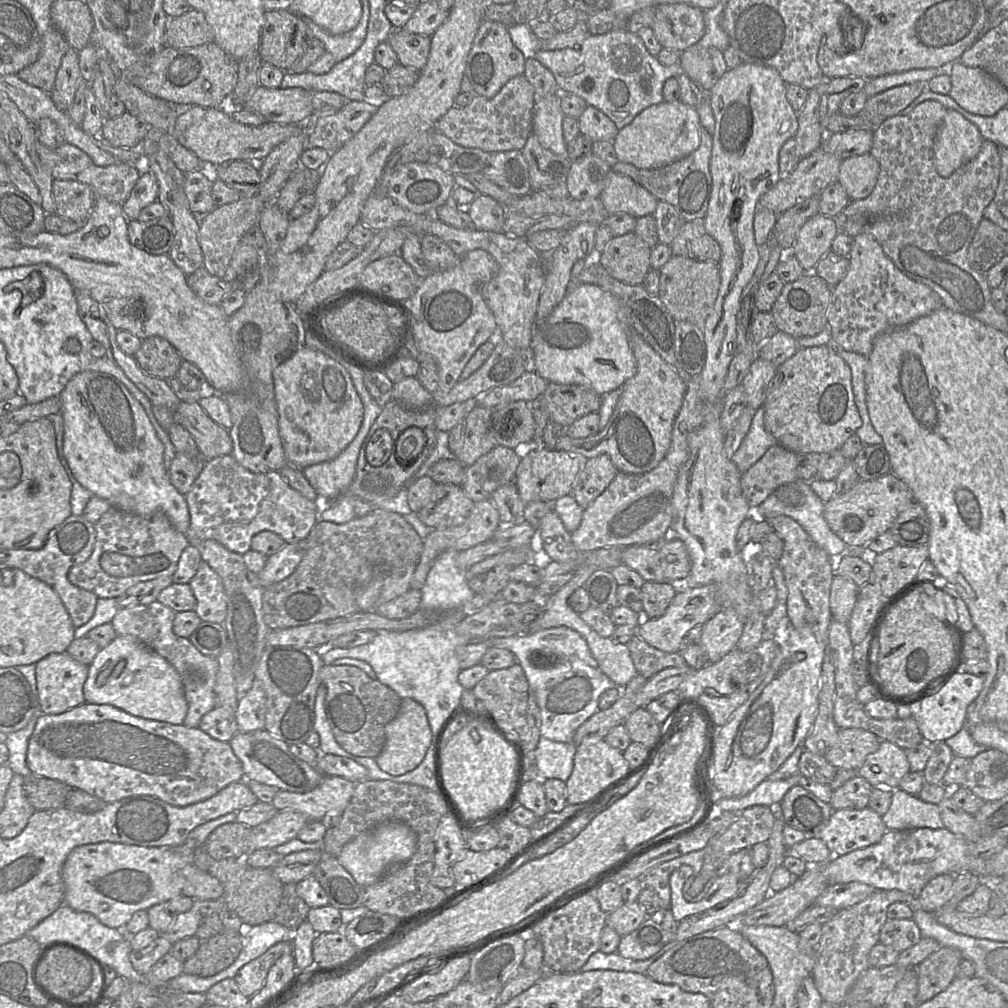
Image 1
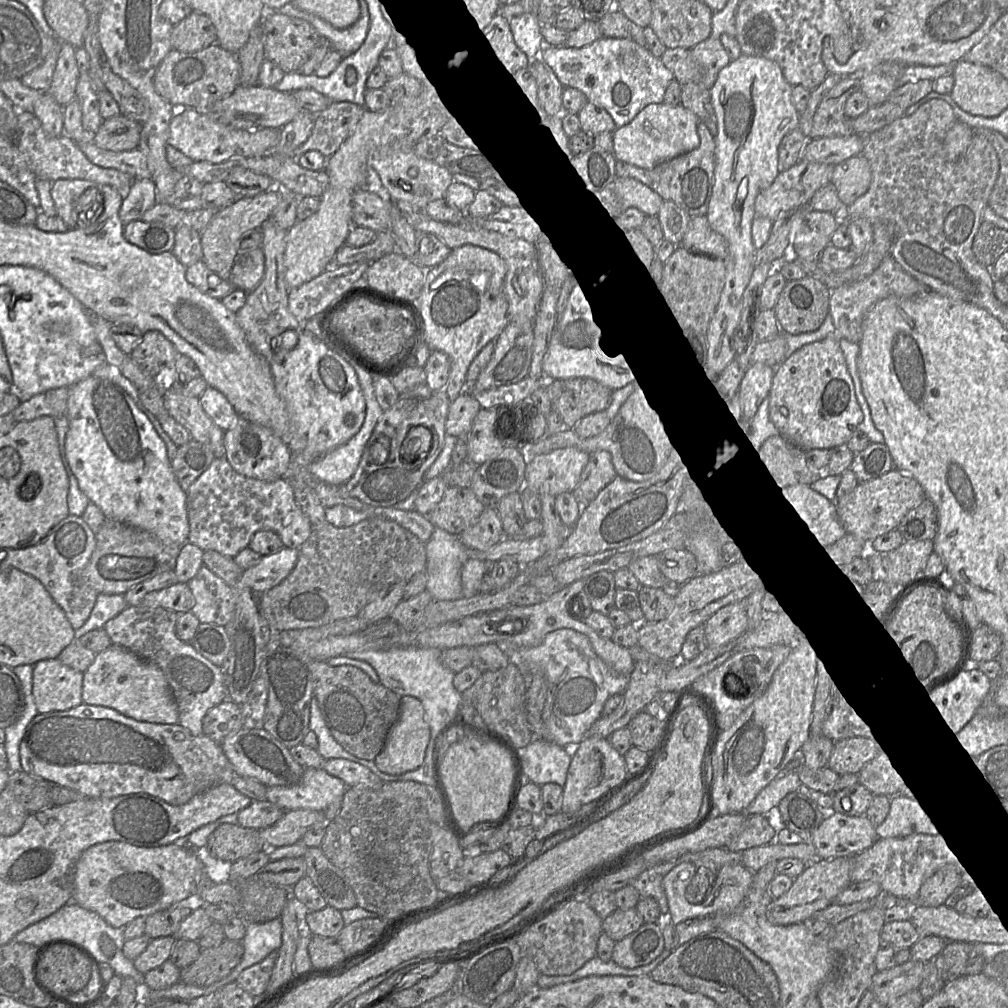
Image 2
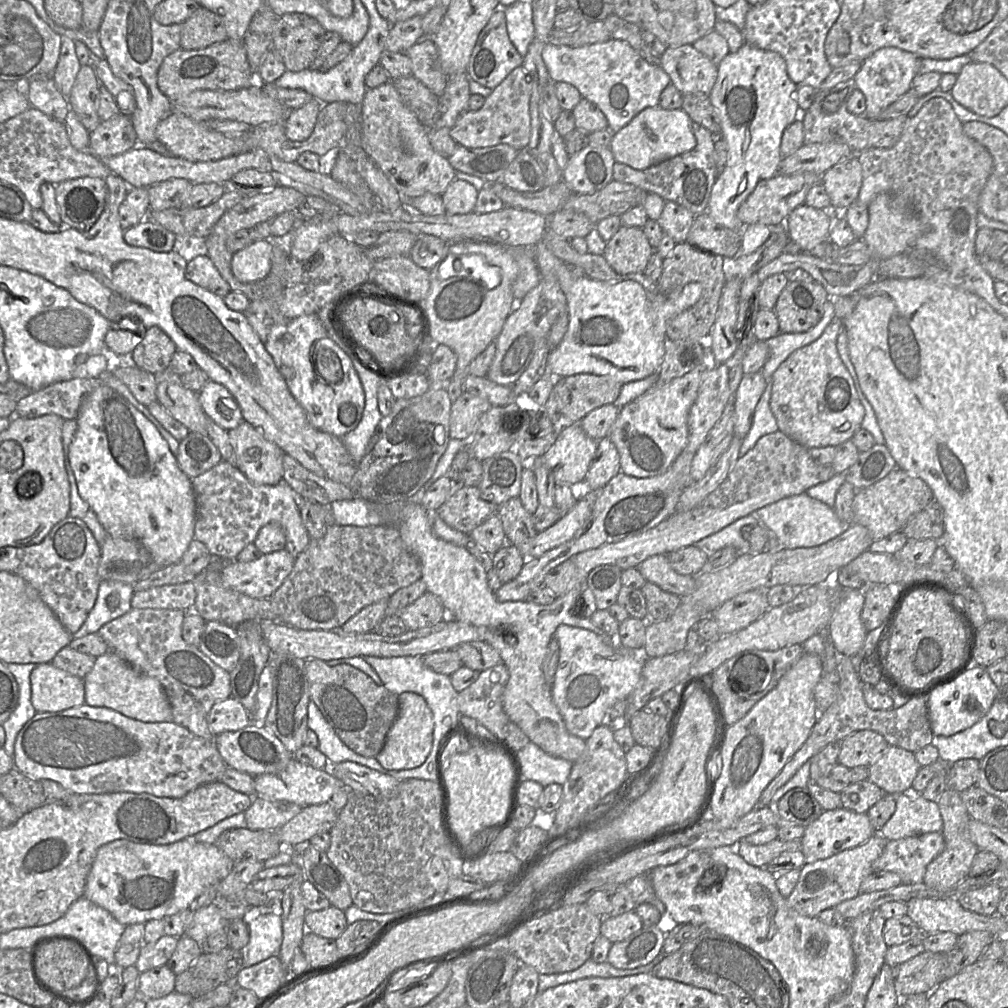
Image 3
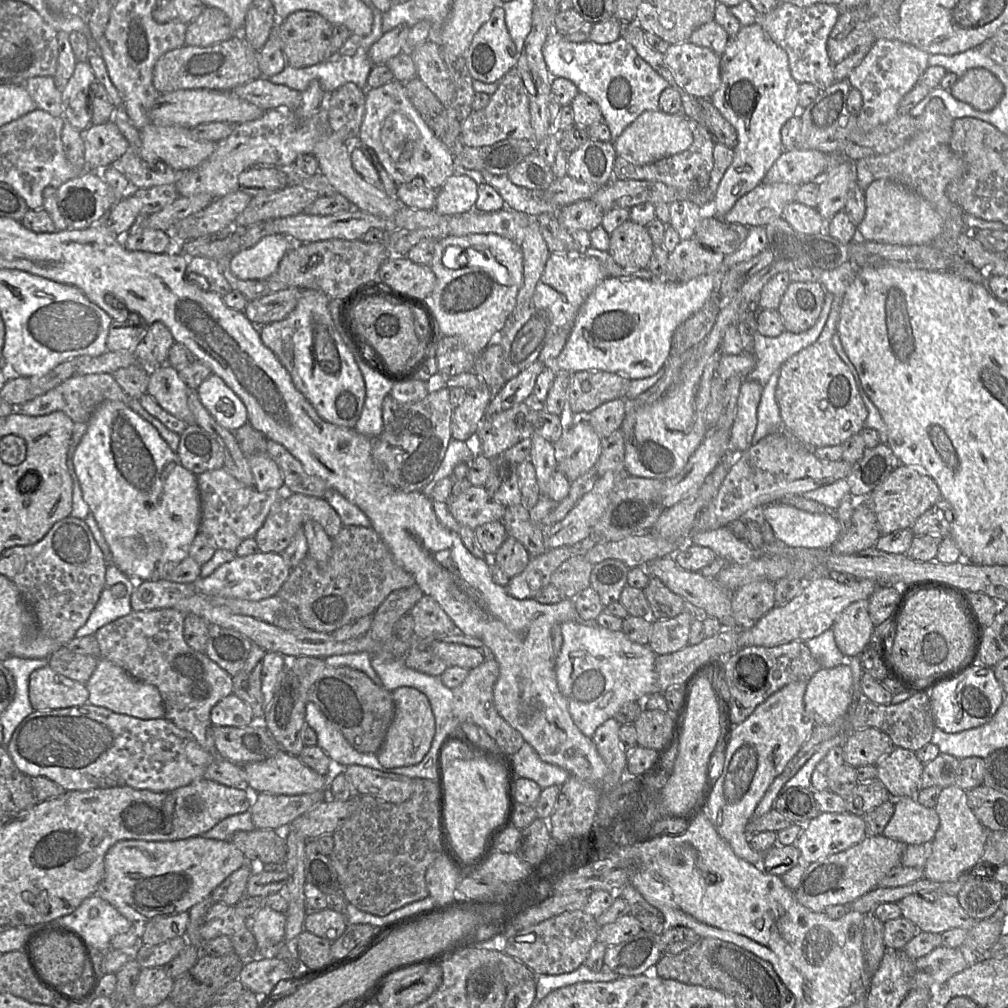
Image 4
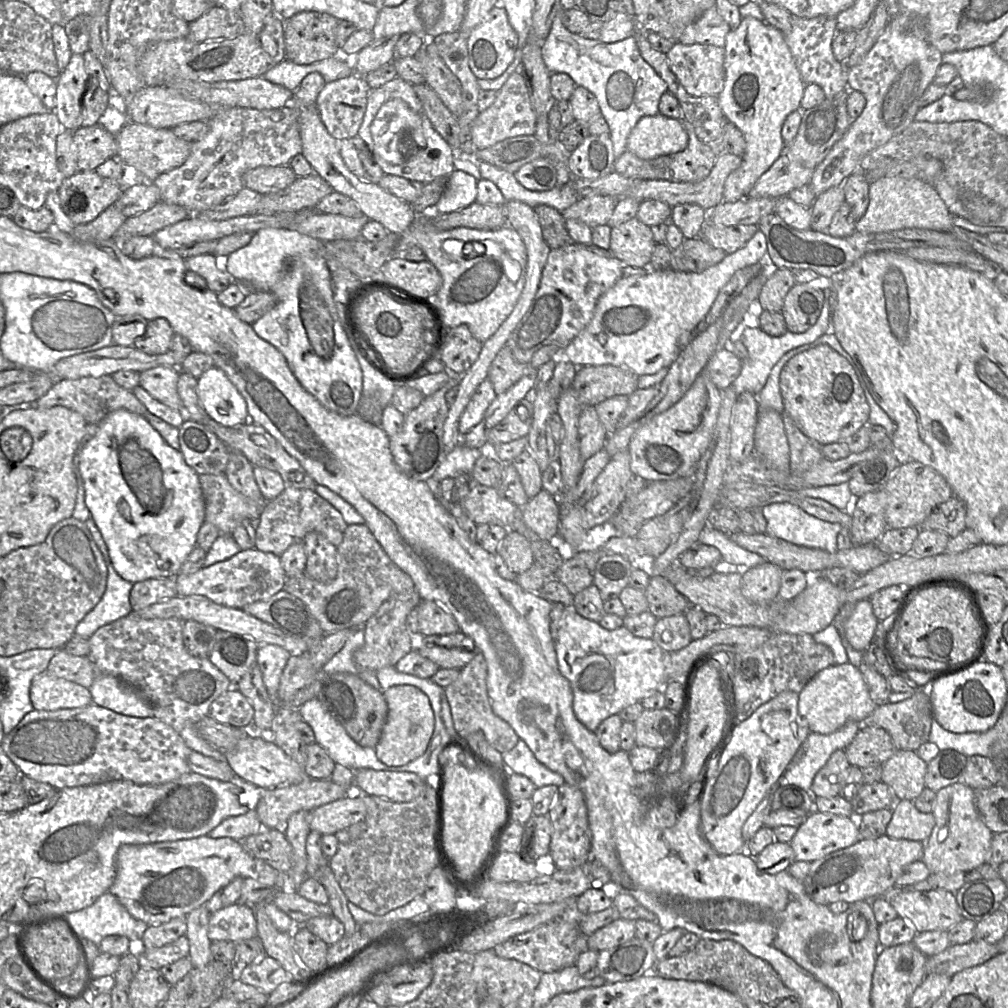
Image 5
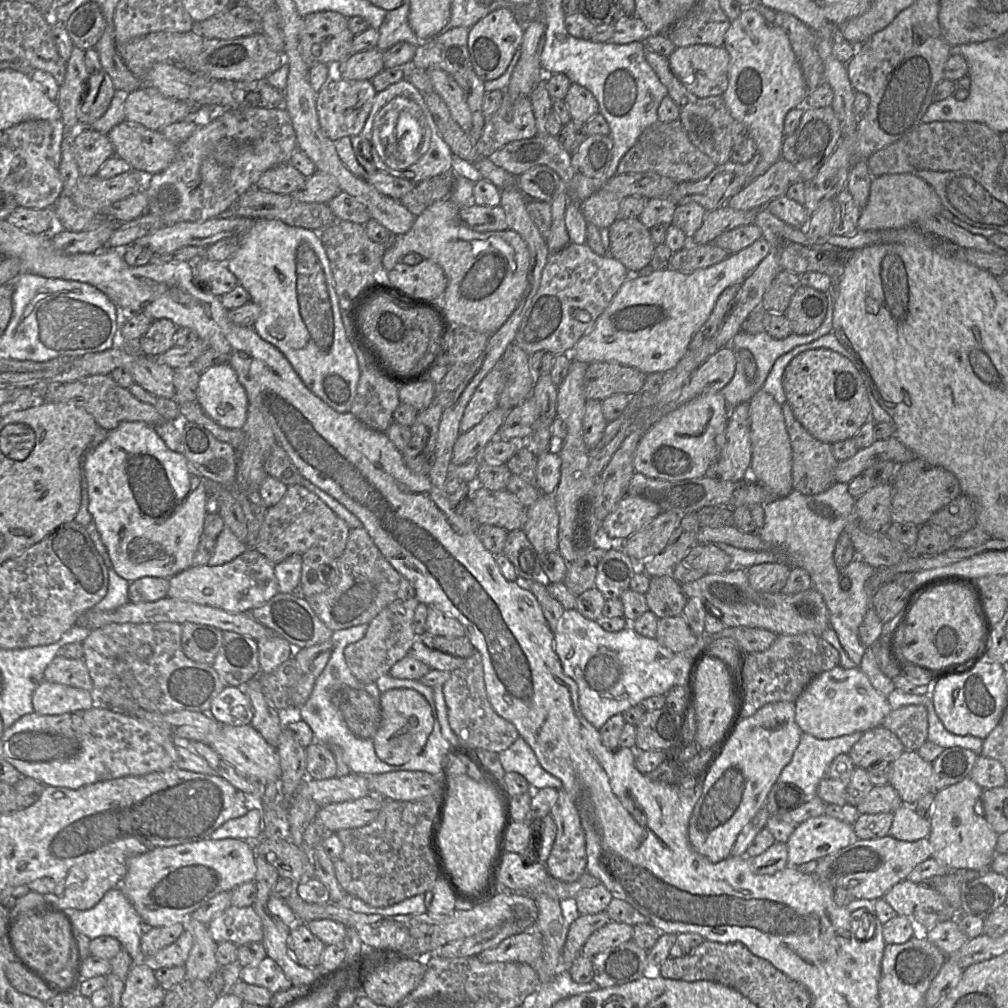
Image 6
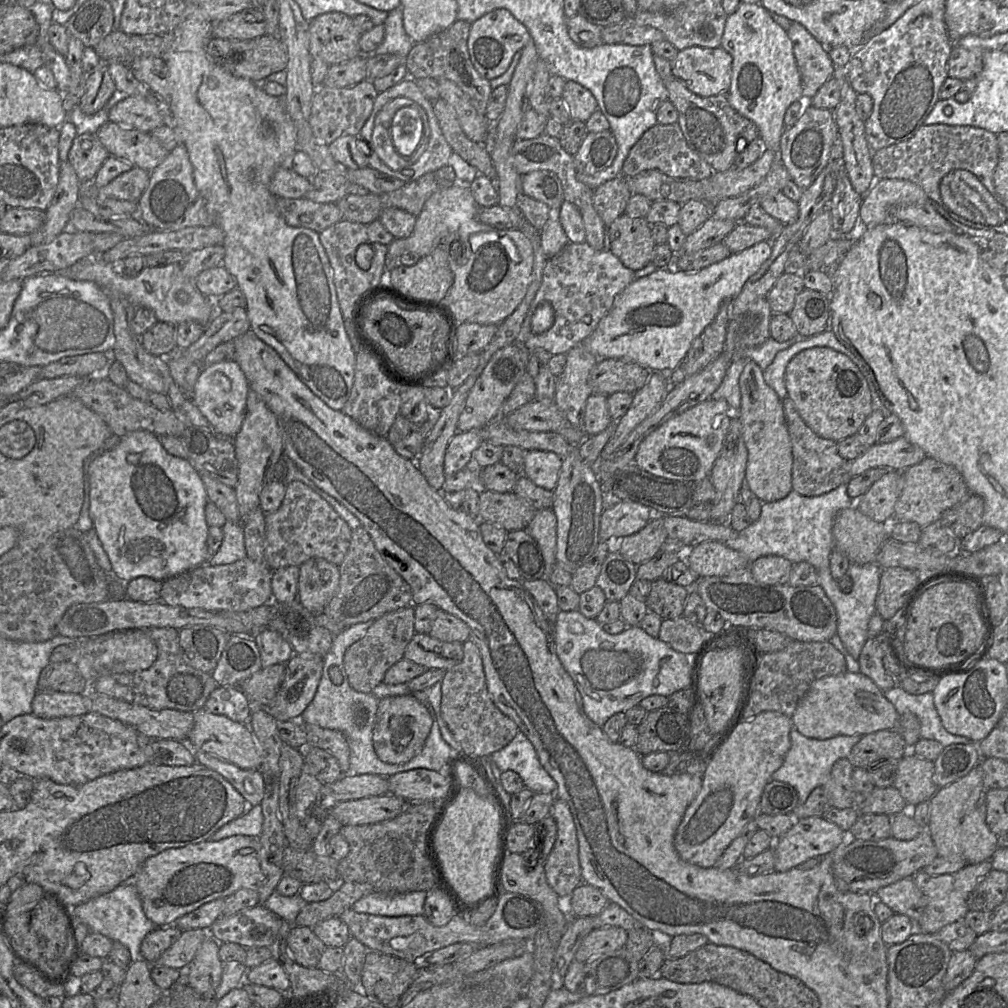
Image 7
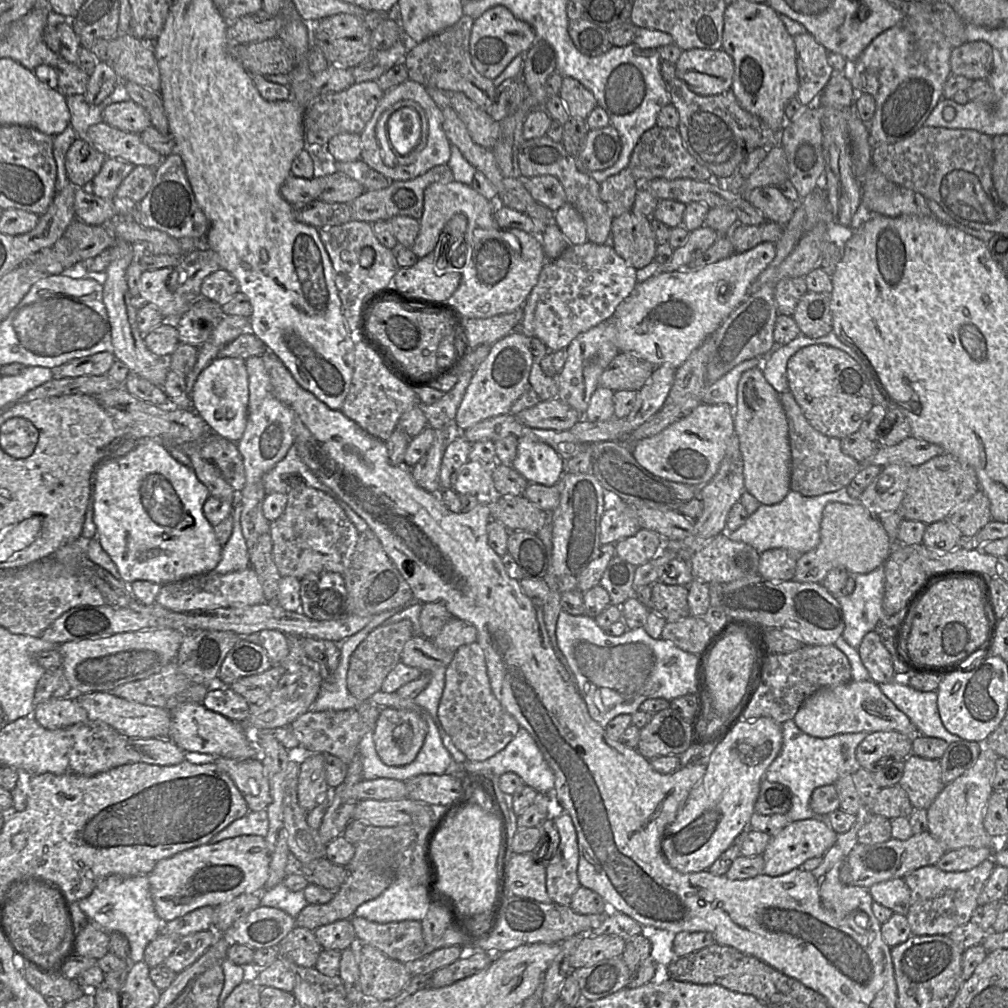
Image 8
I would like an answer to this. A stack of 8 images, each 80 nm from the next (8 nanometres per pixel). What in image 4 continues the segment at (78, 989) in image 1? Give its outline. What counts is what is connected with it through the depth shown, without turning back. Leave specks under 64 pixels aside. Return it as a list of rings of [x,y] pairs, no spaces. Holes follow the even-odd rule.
[[[49,931],[31,944],[31,965],[35,974],[48,984],[68,987],[81,979],[87,966],[85,944],[69,933]]]

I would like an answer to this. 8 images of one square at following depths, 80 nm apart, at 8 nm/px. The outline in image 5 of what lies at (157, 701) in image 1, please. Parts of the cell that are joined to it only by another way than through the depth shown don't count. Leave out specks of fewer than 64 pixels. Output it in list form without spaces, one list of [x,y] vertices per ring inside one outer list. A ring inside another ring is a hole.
[[[98,674],[89,690],[94,704],[127,716],[153,717],[151,704],[136,689],[114,676]]]

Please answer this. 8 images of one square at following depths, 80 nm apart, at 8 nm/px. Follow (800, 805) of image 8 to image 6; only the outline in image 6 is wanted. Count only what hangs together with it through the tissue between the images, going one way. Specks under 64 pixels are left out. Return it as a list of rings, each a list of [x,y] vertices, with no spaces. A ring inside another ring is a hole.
[[[802,732],[799,745],[791,761],[781,771],[778,781],[795,784],[807,797],[812,797],[832,761],[840,754],[848,754],[862,733],[817,739]]]

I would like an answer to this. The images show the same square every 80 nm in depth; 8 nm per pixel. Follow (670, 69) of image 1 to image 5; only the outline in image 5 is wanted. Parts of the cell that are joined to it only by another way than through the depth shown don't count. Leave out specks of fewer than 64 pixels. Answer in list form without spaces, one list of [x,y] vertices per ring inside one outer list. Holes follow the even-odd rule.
[[[561,13],[553,19],[541,52],[550,73],[568,74],[576,86],[582,86],[596,96],[601,115],[610,127],[616,159],[627,150],[628,137],[637,122],[644,116],[659,113],[660,98],[668,91],[666,82],[641,56],[634,36],[613,43],[587,39],[569,32],[562,24]]]

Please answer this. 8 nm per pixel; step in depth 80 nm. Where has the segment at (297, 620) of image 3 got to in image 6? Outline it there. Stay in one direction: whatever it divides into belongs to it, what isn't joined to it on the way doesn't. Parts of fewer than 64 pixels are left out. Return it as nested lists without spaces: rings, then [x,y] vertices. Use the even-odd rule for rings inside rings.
[[[363,527],[350,529],[345,550],[337,560],[338,582],[326,591],[306,598],[314,613],[332,632],[369,624],[386,606],[415,595],[409,580],[385,559]]]

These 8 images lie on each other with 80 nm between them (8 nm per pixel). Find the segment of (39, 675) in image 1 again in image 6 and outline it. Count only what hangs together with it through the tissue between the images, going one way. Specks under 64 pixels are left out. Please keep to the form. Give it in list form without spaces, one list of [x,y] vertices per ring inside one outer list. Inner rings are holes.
[[[42,680],[32,695],[35,713],[41,715],[61,715],[79,710],[87,710],[97,704],[93,690]]]

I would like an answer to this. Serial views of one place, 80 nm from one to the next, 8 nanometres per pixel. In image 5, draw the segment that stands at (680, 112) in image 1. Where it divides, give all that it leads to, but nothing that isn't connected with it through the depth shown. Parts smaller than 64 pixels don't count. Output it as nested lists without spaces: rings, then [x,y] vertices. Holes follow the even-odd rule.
[[[660,113],[642,117],[631,130],[627,150],[641,159],[653,159],[684,150],[688,135],[679,119]]]

